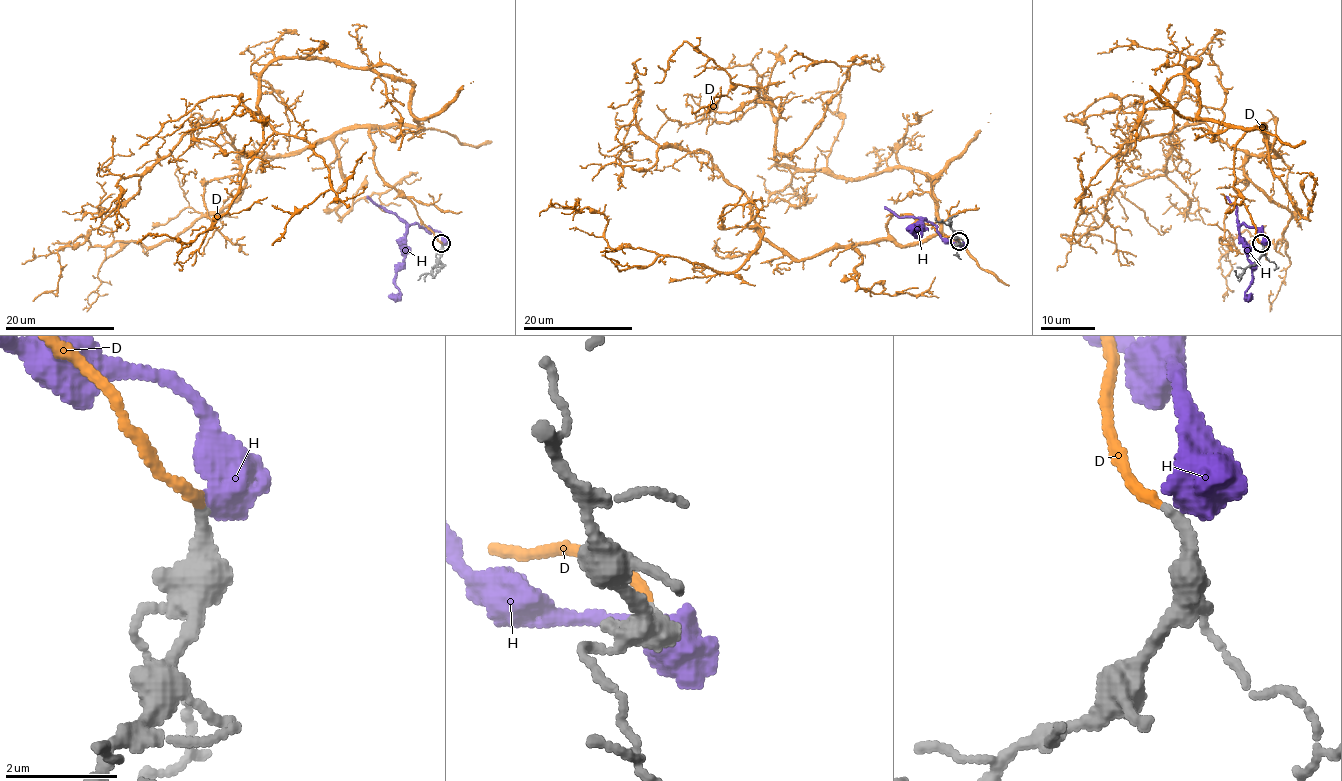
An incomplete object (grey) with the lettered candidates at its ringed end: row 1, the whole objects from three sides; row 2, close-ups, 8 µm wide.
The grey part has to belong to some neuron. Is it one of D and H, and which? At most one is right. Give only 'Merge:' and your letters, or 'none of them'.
Merge: D

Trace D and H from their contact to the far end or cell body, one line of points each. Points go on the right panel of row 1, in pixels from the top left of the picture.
D: (1260, 243), (1234, 161), (1264, 127), (1203, 120), (1195, 58), (1103, 223), (1060, 236), (1103, 243)
H: (1262, 243), (1262, 231), (1245, 224), (1240, 227), (1240, 240), (1252, 272), (1251, 286), (1245, 294), (1248, 298)

